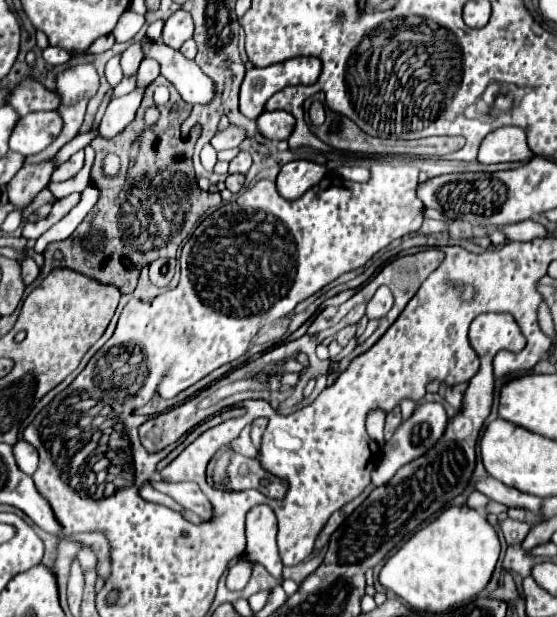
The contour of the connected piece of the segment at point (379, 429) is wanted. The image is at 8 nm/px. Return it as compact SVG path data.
M373 409L369 411L367 415L367 421L365 421L365 427L367 427L367 433L373 441L377 441L379 445L385 443L383 439L383 423L385 423L385 413L381 409Z

